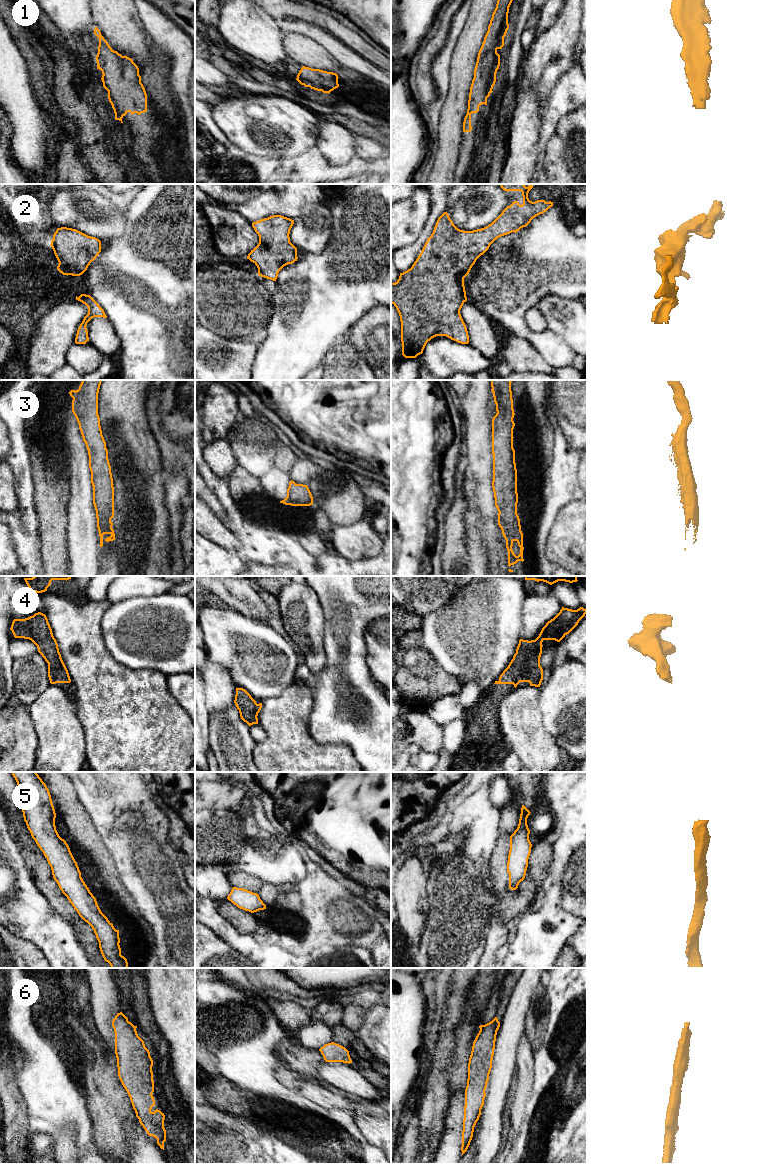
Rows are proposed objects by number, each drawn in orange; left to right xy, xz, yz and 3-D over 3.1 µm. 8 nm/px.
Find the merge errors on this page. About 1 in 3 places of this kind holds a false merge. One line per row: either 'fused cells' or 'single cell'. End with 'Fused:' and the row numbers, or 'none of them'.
1: single cell
2: single cell
3: single cell
4: single cell
5: single cell
6: single cell
Fused: none of them

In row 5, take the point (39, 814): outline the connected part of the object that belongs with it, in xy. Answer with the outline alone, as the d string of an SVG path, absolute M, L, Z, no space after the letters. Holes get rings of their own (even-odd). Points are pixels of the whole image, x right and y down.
M12 772L12 775L18 785L24 821L32 838L47 858L54 880L79 916L94 930L104 960L110 964L111 968L127 968L127 959L121 955L119 930L116 930L101 912L96 898L81 877L81 872L68 844L59 836L56 830L56 813L49 789L36 772Z

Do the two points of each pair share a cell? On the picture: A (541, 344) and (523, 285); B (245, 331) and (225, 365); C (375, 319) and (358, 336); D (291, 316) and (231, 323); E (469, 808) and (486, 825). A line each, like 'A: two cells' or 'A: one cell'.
A: one cell
B: two cells
C: one cell
D: two cells
E: one cell

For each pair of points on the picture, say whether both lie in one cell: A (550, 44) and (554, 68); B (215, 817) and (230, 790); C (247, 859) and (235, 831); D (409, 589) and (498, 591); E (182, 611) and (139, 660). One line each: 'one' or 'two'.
A: one
B: two
C: two
D: two
E: one

